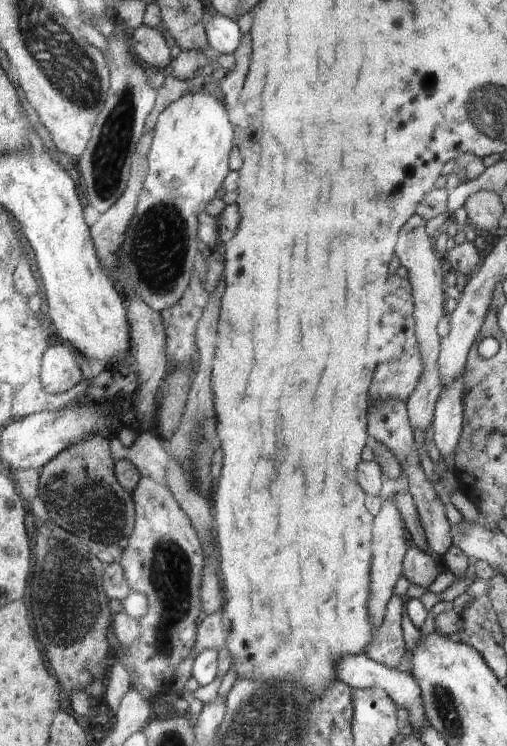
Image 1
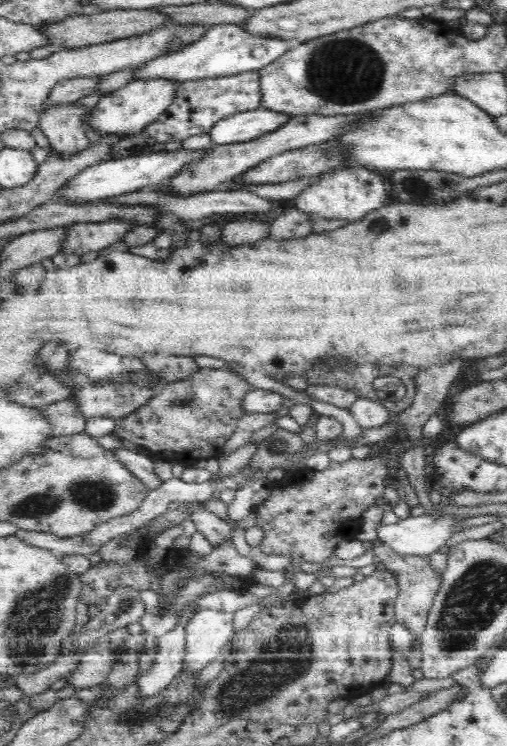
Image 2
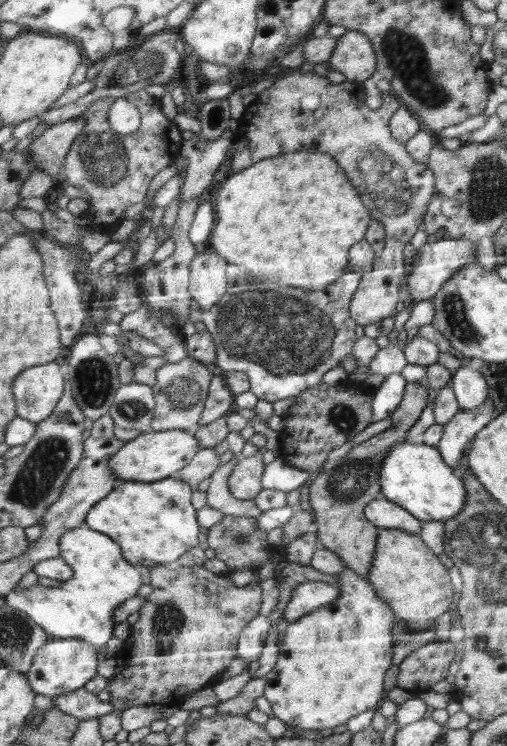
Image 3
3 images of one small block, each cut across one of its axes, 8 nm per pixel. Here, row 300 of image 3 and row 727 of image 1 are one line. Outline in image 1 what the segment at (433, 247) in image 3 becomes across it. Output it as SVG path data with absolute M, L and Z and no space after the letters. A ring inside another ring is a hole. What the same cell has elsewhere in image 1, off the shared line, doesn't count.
M349 654L340 657L335 662L335 678L347 683L352 689L365 689L370 686L385 690L393 701L396 701L400 708L408 710L408 721L412 728L418 730L422 725L429 725L424 714L424 707L421 703L421 690L415 678L408 671L399 671L397 668L384 666L369 659L366 654Z

